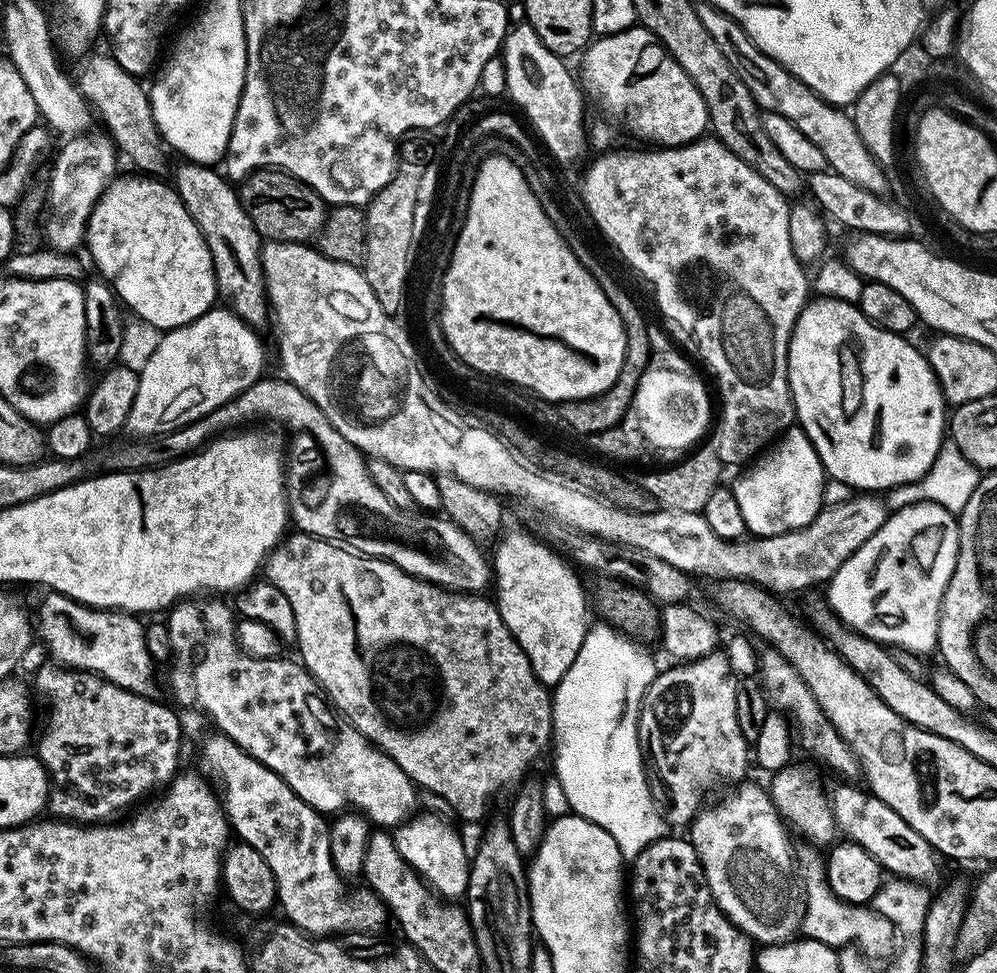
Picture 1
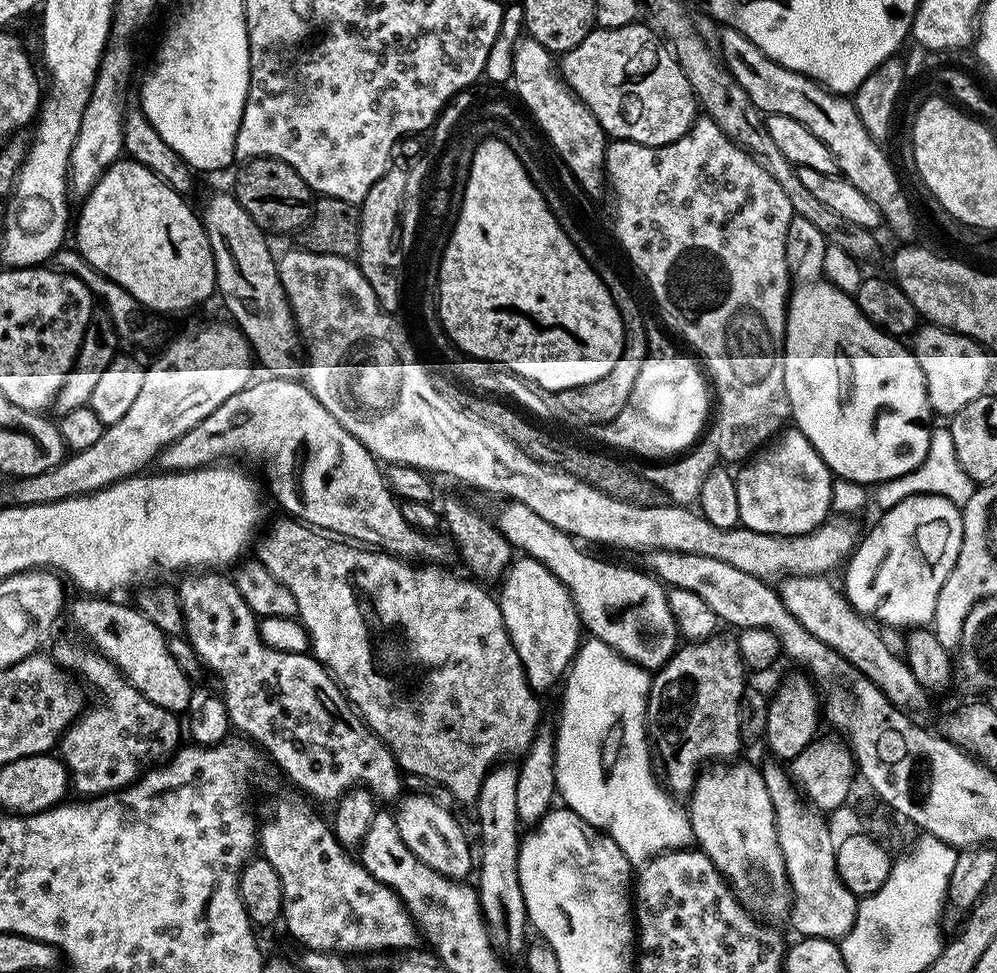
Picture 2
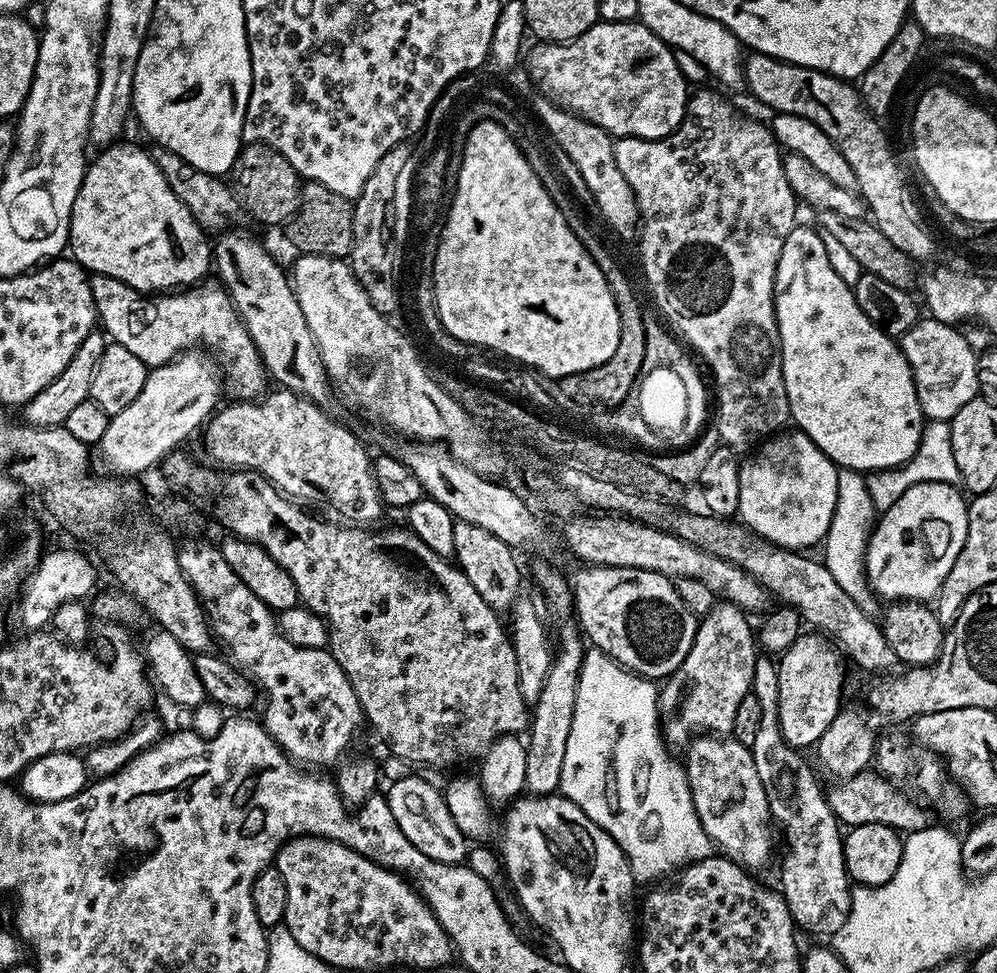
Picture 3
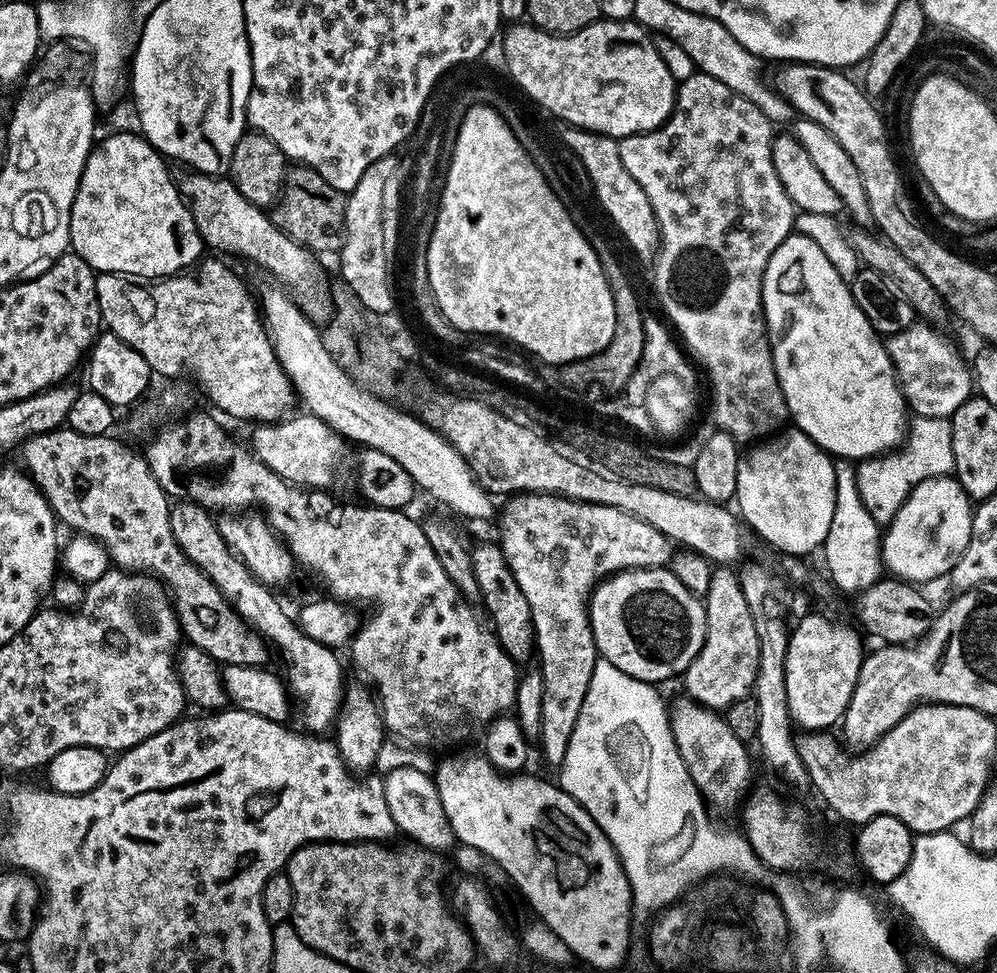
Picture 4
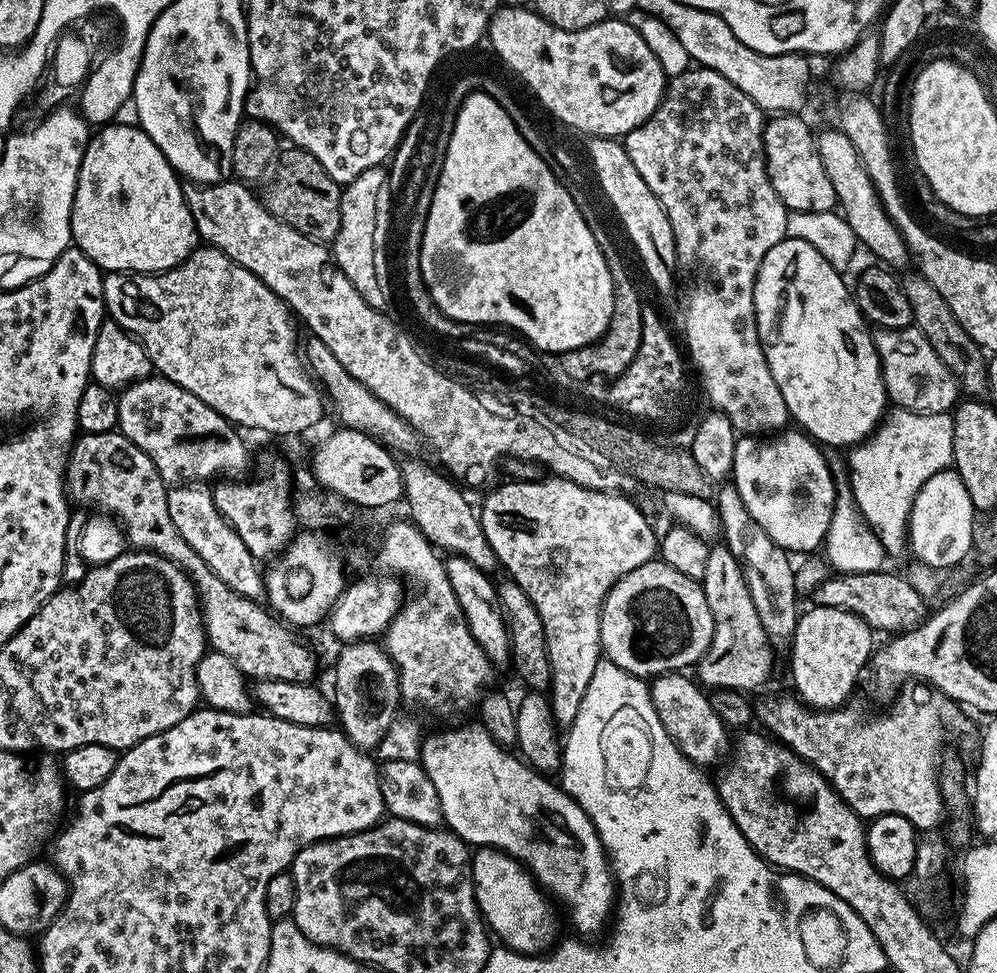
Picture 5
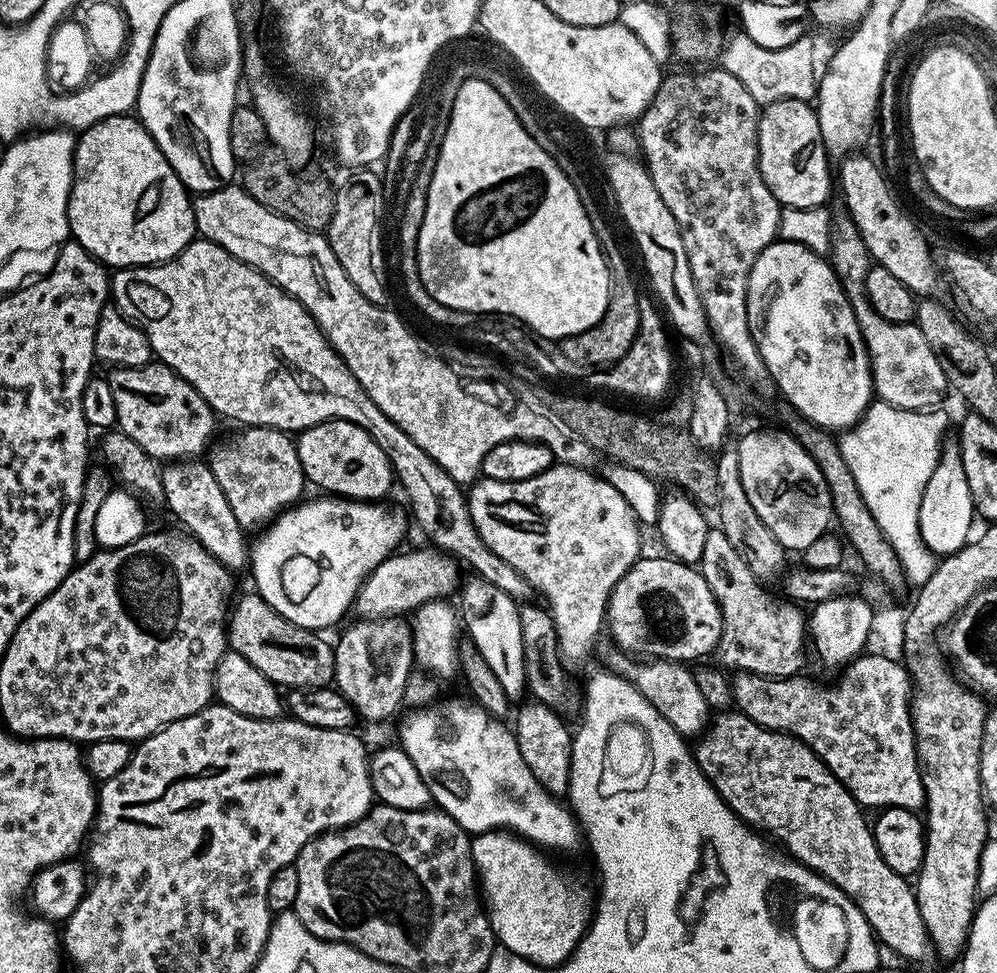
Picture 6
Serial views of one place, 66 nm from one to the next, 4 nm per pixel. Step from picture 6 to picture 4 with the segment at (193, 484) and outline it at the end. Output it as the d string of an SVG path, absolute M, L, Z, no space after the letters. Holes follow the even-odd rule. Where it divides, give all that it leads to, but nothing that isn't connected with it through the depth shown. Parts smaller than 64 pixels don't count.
M180 502L172 508L170 526L174 530L174 538L178 546L200 569L207 574L210 582L218 586L224 599L247 622L249 628L255 628L269 645L280 651L282 659L288 663L286 685L295 703L300 703L300 720L305 724L307 731L312 734L324 734L335 725L339 715L341 700L344 696L346 679L340 669L340 660L333 649L326 647L322 642L314 642L300 628L295 619L292 620L284 613L282 605L276 601L277 593L258 582L246 570L244 563L226 546L220 533L219 523L213 513L201 504Z

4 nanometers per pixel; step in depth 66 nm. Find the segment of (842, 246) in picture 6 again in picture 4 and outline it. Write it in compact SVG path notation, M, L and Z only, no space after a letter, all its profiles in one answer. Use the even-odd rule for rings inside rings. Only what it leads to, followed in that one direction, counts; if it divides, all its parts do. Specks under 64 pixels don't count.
M913 322L906 330L887 337L886 347L890 354L890 362L896 371L904 401L916 416L930 418L950 418L966 402L974 392L974 377L969 361L960 357L960 352L948 340L939 336L933 325L925 322Z

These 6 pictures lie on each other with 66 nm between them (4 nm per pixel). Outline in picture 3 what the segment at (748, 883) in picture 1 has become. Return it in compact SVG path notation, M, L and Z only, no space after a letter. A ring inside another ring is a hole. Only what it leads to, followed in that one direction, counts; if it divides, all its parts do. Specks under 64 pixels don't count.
M700 734L687 745L686 751L688 785L706 834L728 859L749 873L758 873L772 856L772 836L768 833L770 815L766 790L758 778L751 747L716 734Z

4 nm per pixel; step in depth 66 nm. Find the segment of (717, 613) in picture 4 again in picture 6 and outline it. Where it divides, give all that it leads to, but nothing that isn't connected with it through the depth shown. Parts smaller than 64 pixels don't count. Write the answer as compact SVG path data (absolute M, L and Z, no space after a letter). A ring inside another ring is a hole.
M719 526L706 534L698 571L704 575L722 614L722 634L716 643L714 660L721 669L753 672L759 676L795 676L800 669L800 651L806 648L806 616L795 603L784 602L779 608L764 593L756 575L730 546L730 538Z

